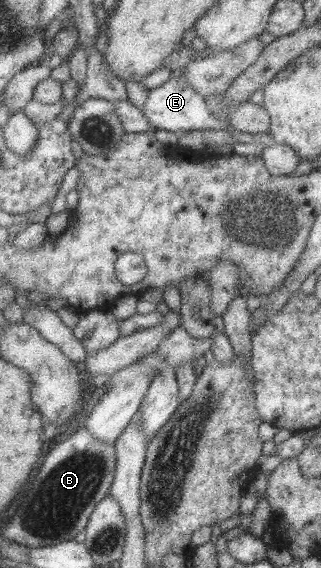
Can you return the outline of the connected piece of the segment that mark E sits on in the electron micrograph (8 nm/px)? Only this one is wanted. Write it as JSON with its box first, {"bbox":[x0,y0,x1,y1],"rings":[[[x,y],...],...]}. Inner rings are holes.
{"bbox":[142,77,232,133],"rings":[[[180,77],[168,78],[160,86],[153,89],[149,89],[147,91],[147,98],[145,99],[142,111],[143,114],[146,116],[148,123],[151,125],[151,129],[154,130],[165,129],[172,133],[174,131],[178,131],[179,129],[182,132],[200,131],[203,129],[212,128],[214,128],[215,130],[230,132],[232,129],[230,127],[230,124],[228,123],[228,120],[221,119],[221,117],[215,117],[215,115],[212,115],[210,113],[210,110],[206,107],[203,97],[199,93],[196,93],[196,91],[193,90],[193,87],[190,87],[190,85],[186,83],[186,80],[183,80]]]}

